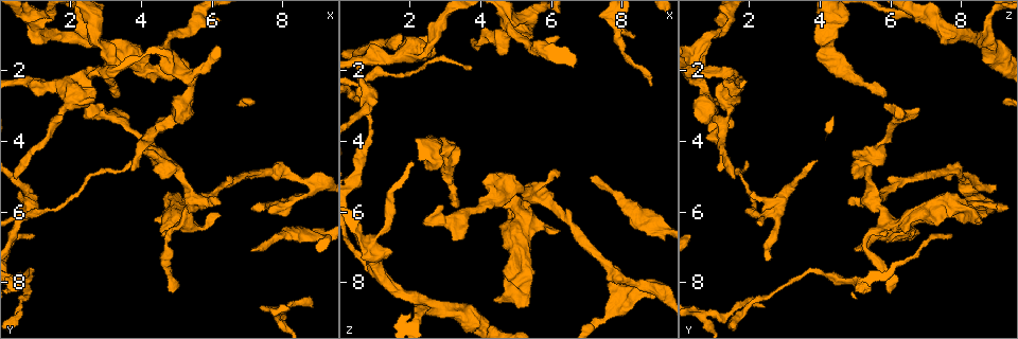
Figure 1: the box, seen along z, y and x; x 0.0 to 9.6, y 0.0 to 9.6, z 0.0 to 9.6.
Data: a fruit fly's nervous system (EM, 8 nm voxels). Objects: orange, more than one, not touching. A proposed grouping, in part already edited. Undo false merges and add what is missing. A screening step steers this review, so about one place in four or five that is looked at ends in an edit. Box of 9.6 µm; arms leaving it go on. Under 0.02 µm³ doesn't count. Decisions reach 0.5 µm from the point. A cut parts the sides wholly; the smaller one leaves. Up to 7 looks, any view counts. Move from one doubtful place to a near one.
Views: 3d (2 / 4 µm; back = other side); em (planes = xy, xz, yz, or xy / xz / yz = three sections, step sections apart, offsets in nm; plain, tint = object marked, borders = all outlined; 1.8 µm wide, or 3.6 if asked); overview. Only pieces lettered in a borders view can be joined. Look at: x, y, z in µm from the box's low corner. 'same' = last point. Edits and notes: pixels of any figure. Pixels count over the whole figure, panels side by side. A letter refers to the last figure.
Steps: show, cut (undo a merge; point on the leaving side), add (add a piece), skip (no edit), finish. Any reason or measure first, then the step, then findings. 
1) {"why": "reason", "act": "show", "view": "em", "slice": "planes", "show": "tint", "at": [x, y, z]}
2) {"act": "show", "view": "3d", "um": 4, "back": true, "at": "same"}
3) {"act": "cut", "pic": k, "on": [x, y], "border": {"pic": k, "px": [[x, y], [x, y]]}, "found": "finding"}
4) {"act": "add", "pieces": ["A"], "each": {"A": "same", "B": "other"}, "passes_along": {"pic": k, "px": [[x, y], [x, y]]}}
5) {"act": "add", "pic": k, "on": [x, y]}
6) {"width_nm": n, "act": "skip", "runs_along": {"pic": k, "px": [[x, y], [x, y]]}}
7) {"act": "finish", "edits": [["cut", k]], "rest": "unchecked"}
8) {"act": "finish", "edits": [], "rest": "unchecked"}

{"why": "tapers out", "act": "show", "view": "3d", "um": 2, "at": [8.90, 8.60, 2.40]}

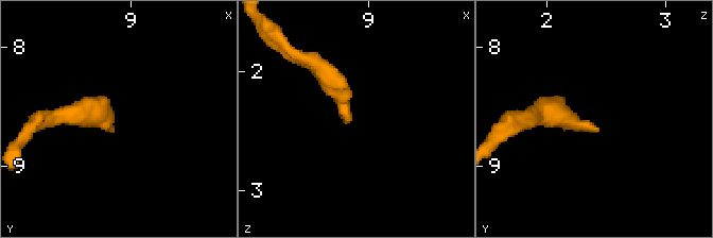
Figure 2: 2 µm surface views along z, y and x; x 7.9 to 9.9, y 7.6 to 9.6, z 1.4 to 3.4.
{"why": "now the EM", "act": "show", "view": "em", "um": 3.6, "slice": "xz", "step": 4, "show": "borders", "at": [8.86, 8.66, 2.42]}

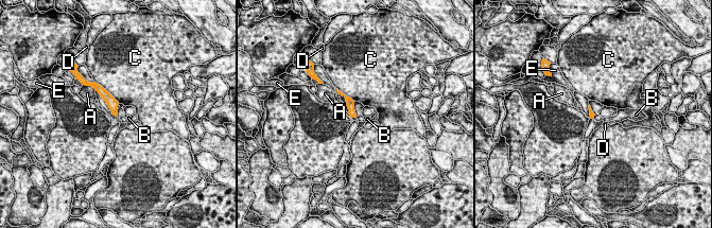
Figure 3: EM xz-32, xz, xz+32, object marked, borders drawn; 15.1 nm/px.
{"act": "show", "view": "em", "um": 3.6, "slice": "planes", "show": "borders", "at": "same"}

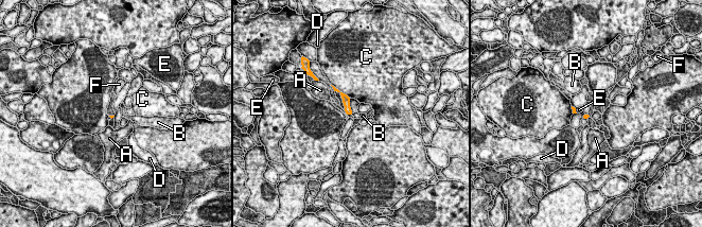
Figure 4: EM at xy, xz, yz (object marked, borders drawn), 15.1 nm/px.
{"act": "skip", "each": {"A": "other", "B": "other", "C": "other", "D": "other", "E": "other", "F": "other"}, "border": {"pic": 4, "px": [[330, 85], [334, 91]]}, "found": "none of them fits"}

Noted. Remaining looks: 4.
{"why": "an open end", "act": "show", "view": "3d", "um": 4, "at": [7.15, 7.15, 5.05]}

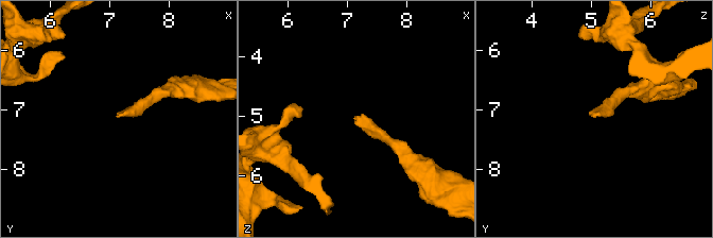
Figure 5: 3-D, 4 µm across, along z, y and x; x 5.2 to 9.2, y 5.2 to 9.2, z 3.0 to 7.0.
{"why": "now the EM", "act": "show", "view": "em", "slice": "planes", "show": "plain", "at": [7.15, 7.15, 5.05]}

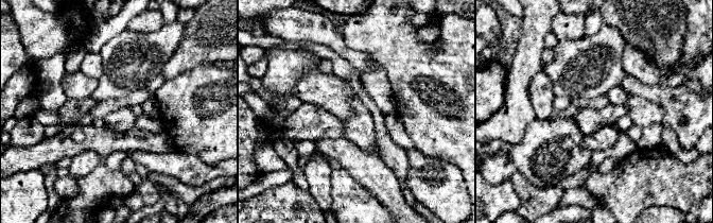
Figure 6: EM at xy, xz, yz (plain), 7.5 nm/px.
{"why": "see the neighbours", "act": "show", "view": "em", "slice": "planes", "show": "borders", "at": "same"}

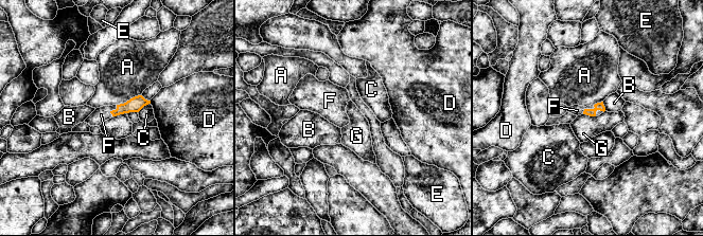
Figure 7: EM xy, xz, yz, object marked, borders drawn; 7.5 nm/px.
{"act": "add", "pieces": ["F"], "each": {"A": "other", "B": "other", "C": "other", "D": "other", "E": "other", "F": "same", "G": "other"}, "passes_along": {"pic": 7, "px": [[599, 106], [589, 109], [577, 110]]}, "found": "it goes on there"}

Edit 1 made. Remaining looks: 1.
{"act": "finish", "edits": [["add", 7]], "rest": "unchecked"}

